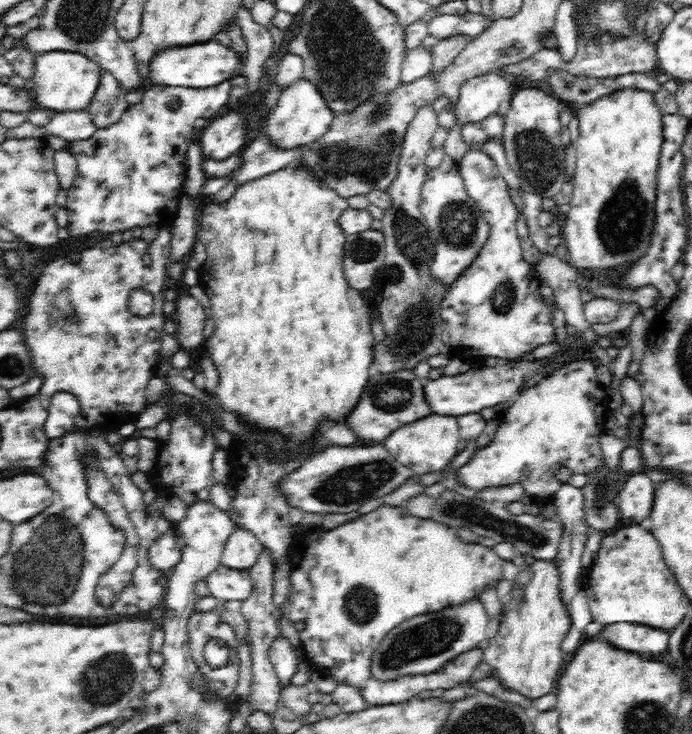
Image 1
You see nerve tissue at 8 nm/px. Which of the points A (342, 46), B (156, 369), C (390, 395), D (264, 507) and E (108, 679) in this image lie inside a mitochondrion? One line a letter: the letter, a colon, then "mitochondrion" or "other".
A: mitochondrion
B: other
C: mitochondrion
D: other
E: mitochondrion

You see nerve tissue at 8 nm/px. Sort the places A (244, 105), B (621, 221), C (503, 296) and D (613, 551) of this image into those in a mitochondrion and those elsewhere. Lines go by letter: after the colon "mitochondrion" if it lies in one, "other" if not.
A: other
B: mitochondrion
C: mitochondrion
D: other

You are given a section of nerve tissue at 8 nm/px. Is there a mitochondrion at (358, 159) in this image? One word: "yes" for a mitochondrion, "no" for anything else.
yes

